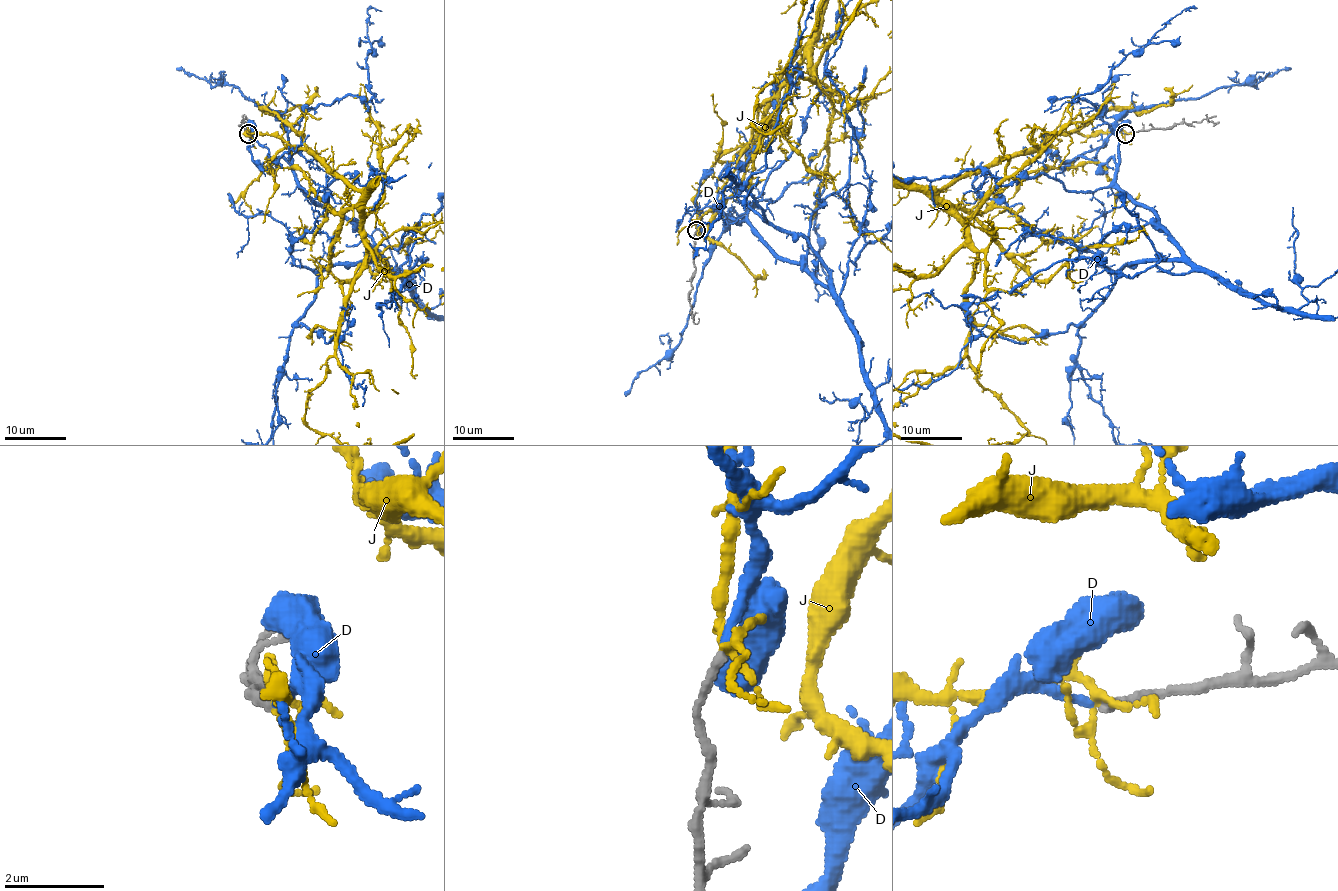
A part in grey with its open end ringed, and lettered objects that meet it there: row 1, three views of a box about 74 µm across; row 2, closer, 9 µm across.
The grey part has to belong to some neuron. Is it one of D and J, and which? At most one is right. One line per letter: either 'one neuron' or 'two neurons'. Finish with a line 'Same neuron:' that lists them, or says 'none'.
D: one neuron
J: two neurons
Same neuron: D

